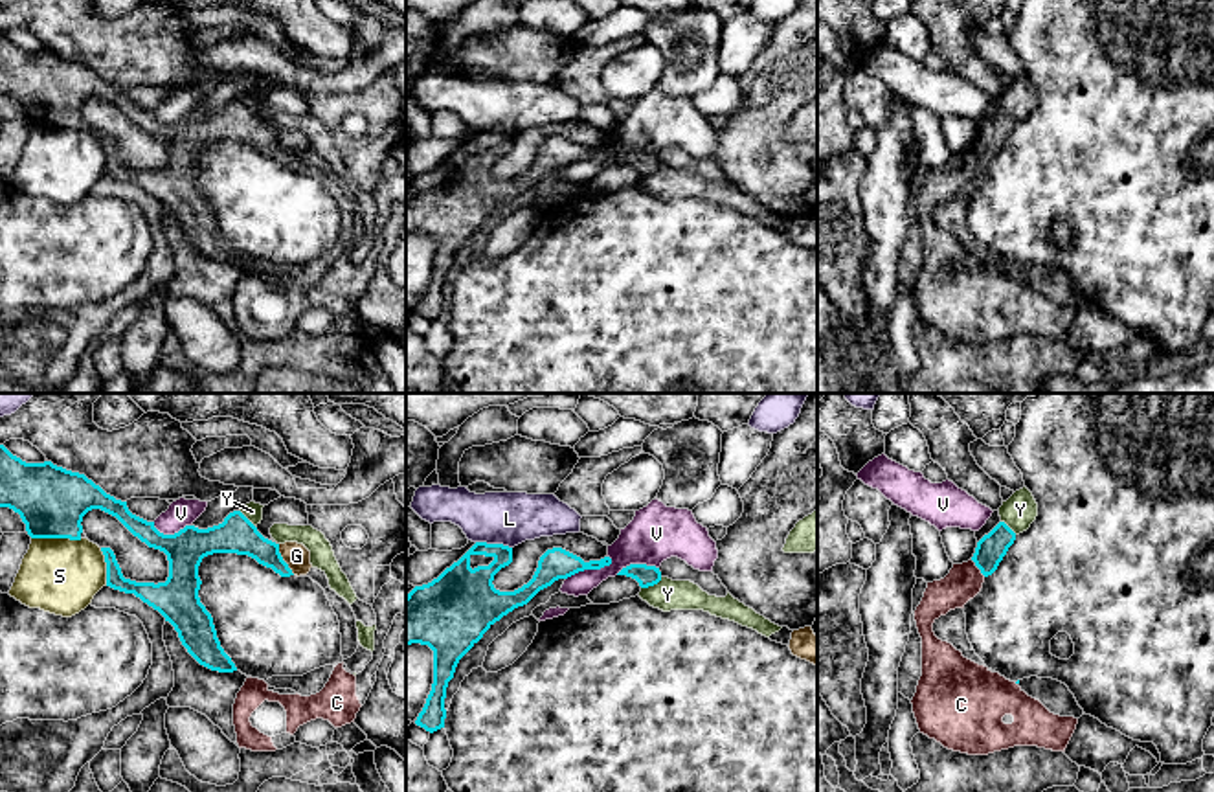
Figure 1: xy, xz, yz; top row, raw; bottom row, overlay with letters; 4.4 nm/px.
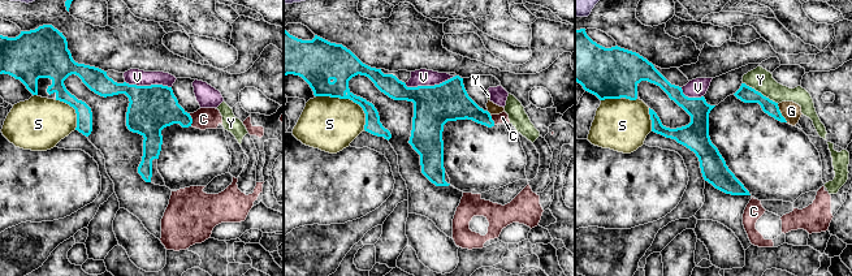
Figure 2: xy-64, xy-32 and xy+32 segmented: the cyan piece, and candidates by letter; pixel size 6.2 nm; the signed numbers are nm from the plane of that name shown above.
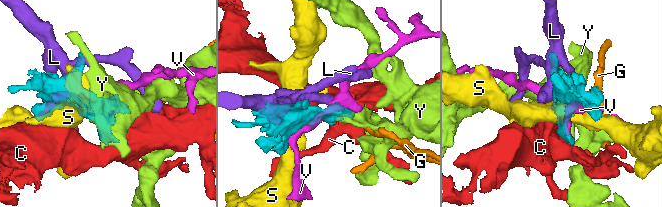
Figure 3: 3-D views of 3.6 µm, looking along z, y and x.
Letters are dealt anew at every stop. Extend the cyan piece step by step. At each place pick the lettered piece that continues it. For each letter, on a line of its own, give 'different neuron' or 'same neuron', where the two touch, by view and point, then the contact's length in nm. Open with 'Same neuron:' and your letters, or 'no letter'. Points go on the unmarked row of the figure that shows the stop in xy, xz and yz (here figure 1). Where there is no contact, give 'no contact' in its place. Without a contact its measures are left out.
Same neuron: no letter
C: different neuron; contact yz (977, 155); length 100 nm
G: different neuron; contact xy (281, 147); length 150 nm
L: different neuron; contact xz (494, 133); length 160 nm
S: different neuron; contact xy (57, 125); length 220 nm
V: different neuron; contact xz (590, 157); length 220 nm
Y: different neuron; contact xz (651, 173); length 110 nm

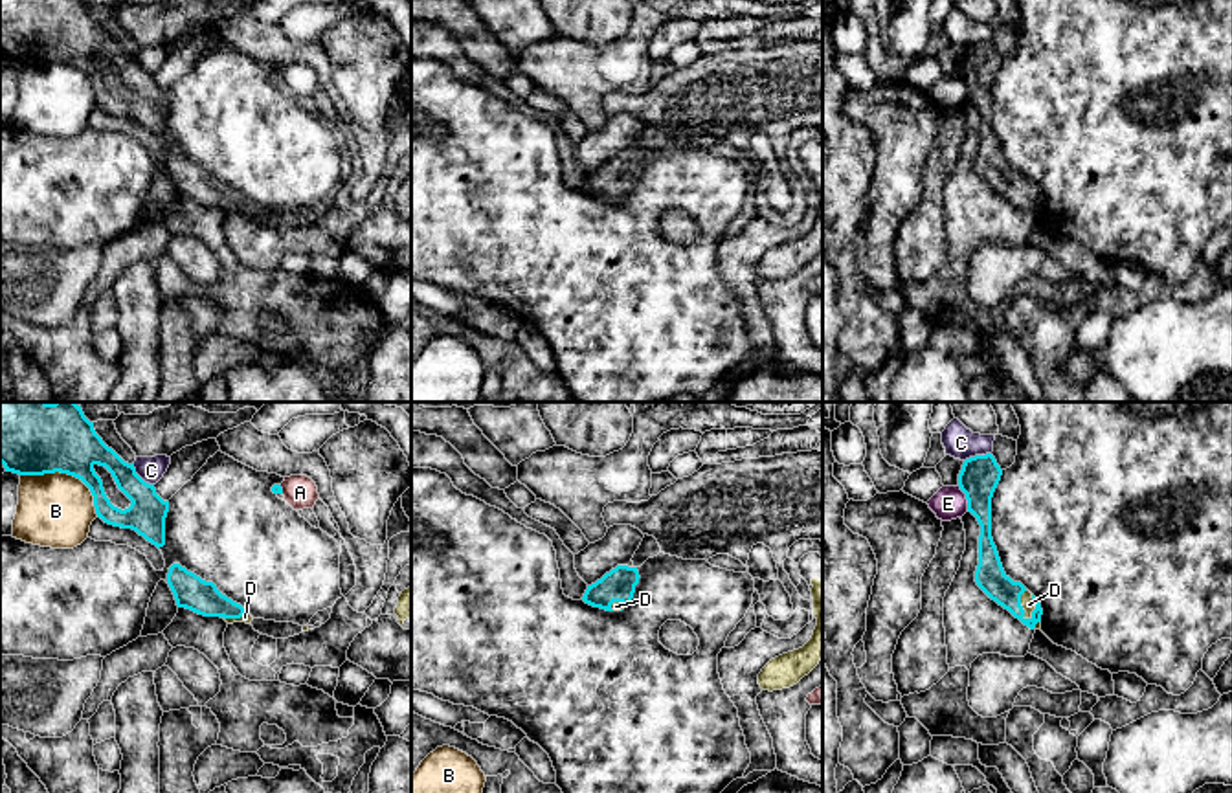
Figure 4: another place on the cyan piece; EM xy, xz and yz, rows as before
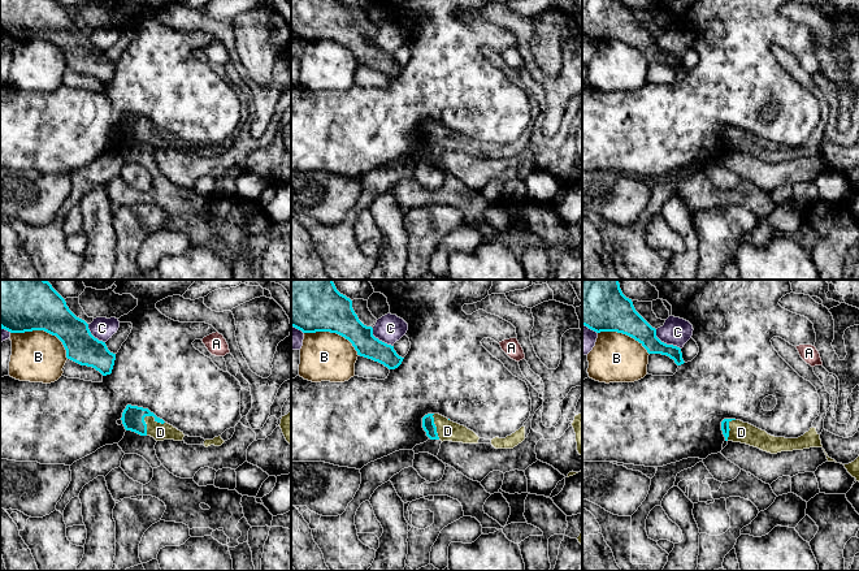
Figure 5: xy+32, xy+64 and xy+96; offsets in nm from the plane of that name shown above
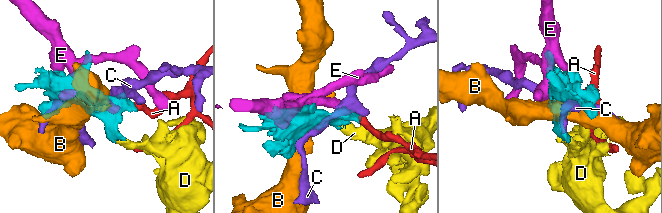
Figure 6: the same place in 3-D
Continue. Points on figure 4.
Same neuron: D
A: different neuron; contact xy (281, 78); length 40 nm
B: different neuron; contact xy (68, 63); length 400 nm
C: different neuron; contact xy (138, 65); length 140 nm
D: same neuron; contact yz (1021, 195); length 140 nm
E: different neuron; contact yz (966, 87); length 130 nm

